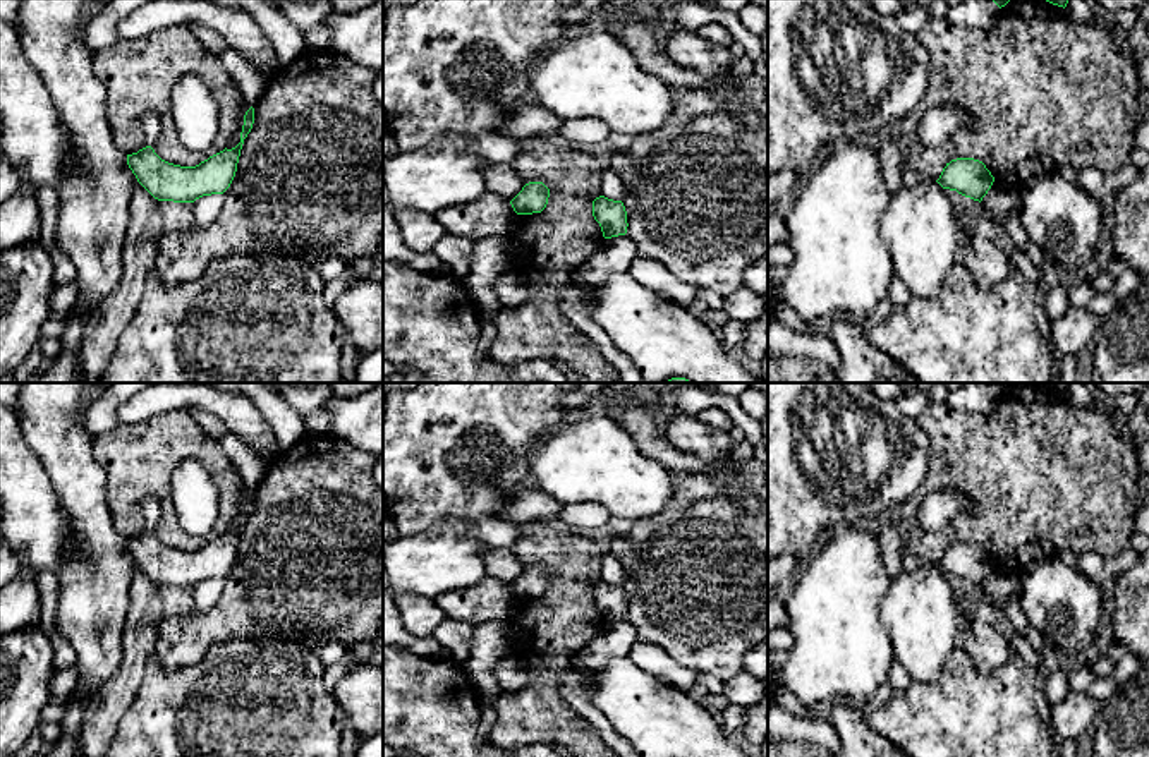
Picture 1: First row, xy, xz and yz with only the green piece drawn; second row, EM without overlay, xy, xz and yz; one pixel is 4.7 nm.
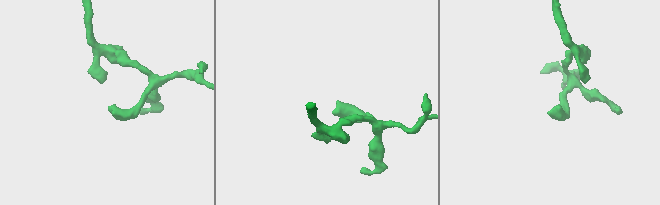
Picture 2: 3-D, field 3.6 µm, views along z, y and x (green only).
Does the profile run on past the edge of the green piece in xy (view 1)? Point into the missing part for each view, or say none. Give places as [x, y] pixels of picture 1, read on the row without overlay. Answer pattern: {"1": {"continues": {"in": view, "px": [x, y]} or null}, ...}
{"1": {"continues": null}}

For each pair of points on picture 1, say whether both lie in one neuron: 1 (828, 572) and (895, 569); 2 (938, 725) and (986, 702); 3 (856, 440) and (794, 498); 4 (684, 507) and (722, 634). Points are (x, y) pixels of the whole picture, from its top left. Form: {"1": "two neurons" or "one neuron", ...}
{"1": "two neurons", "2": "one neuron", "3": "one neuron", "4": "one neuron"}

